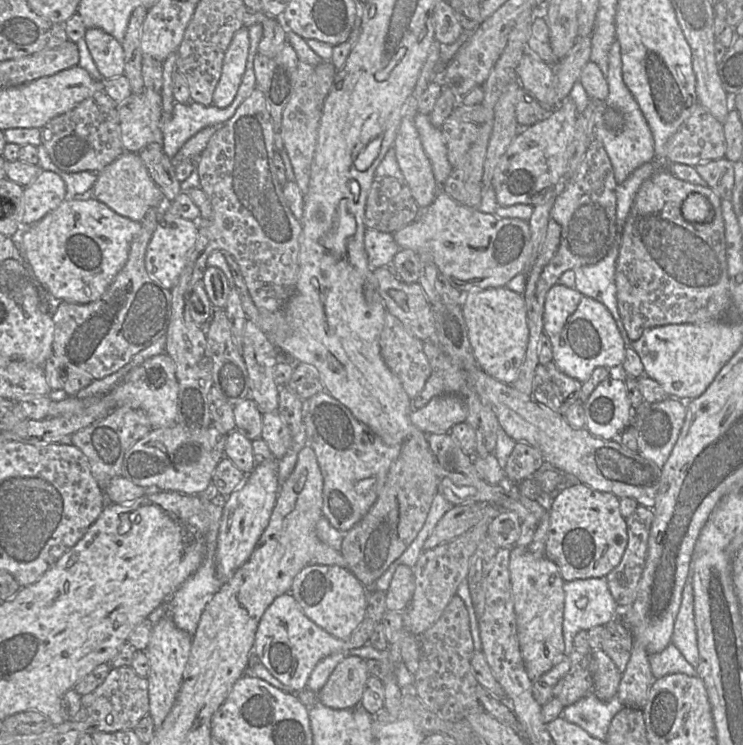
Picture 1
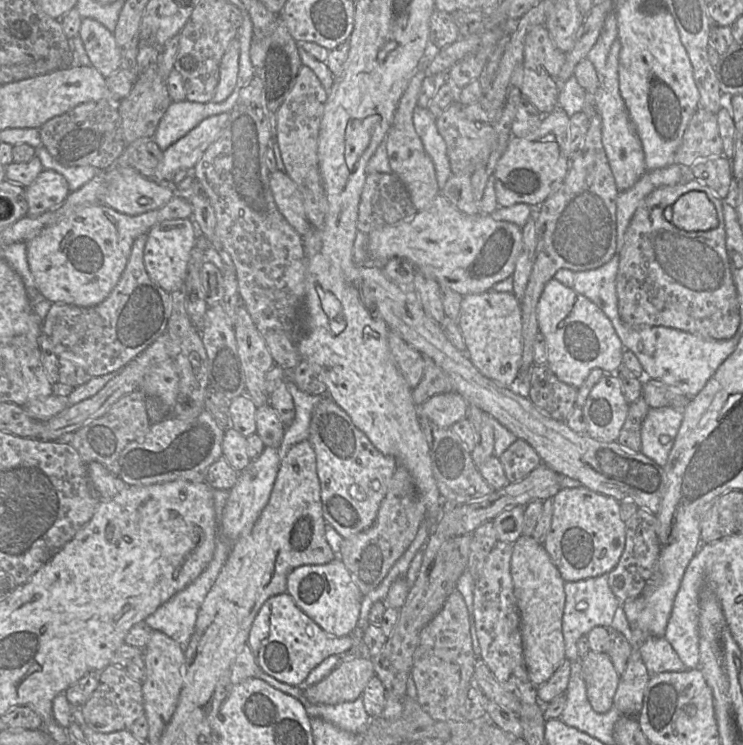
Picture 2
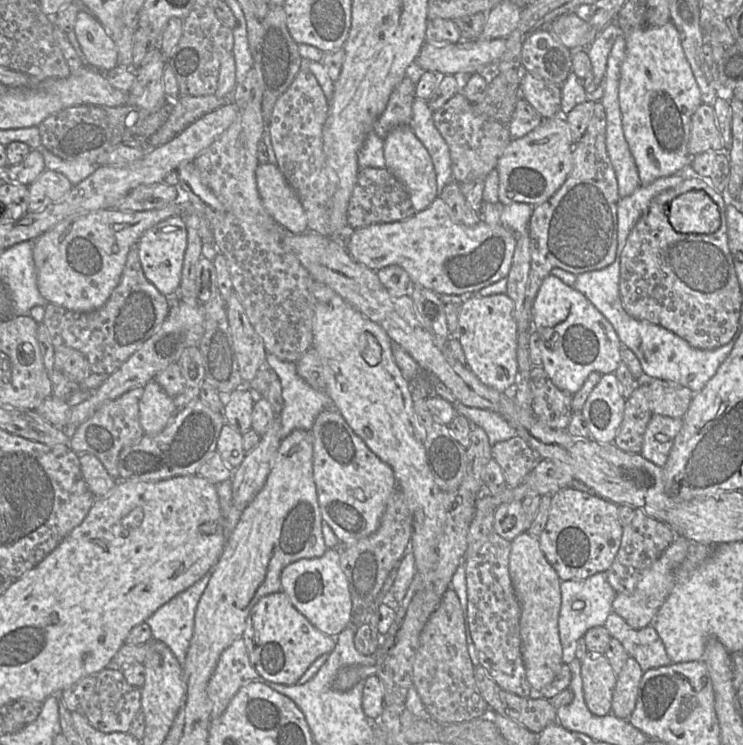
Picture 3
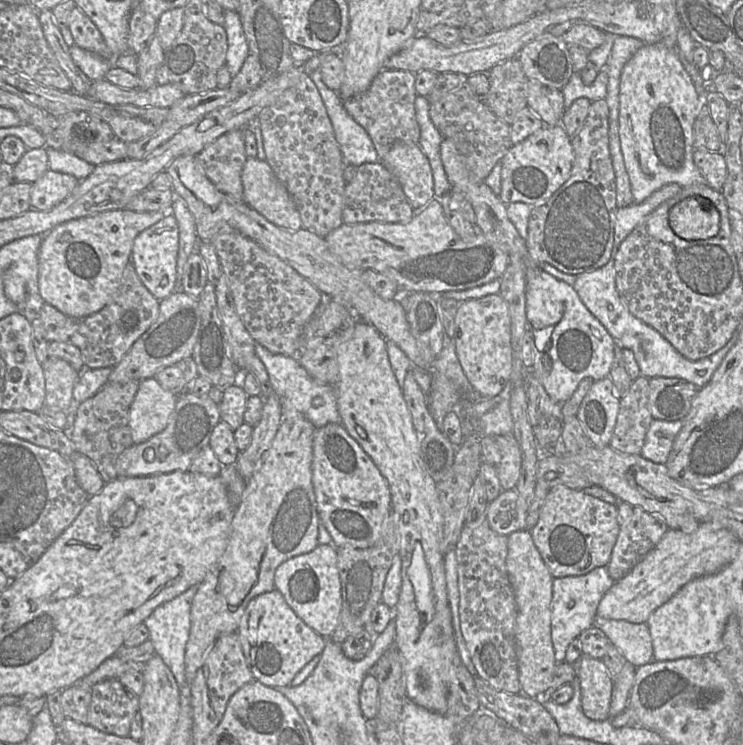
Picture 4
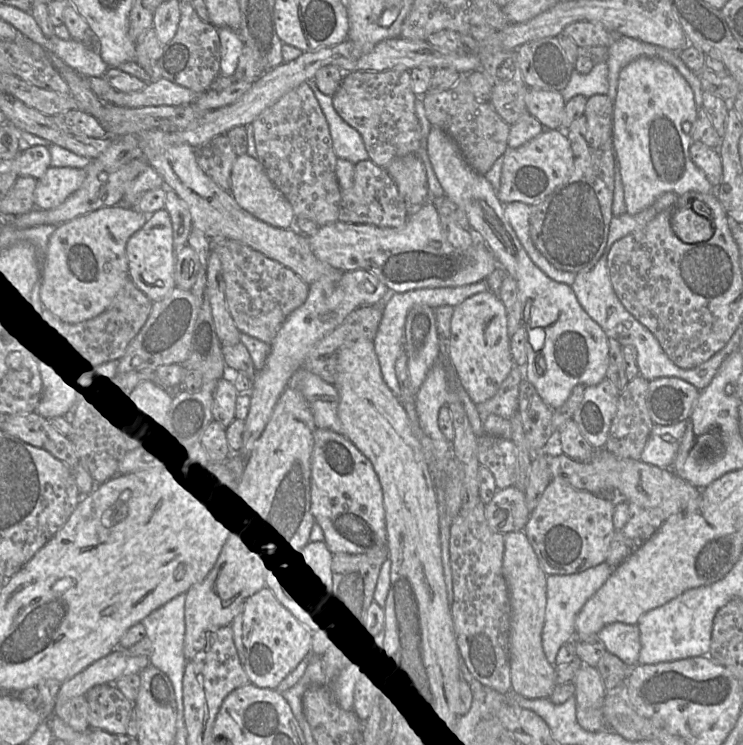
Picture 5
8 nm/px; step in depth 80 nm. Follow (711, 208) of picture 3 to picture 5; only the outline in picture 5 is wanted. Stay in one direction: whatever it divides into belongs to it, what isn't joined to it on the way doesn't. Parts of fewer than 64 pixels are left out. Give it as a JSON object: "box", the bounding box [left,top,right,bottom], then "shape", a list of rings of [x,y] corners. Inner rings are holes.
{"box":[671,201,714,243],"shape":[[[693,201],[692,204],[709,217],[700,216],[691,208],[676,209],[671,218],[672,230],[684,243],[707,241],[714,233],[710,210],[702,202]]]}

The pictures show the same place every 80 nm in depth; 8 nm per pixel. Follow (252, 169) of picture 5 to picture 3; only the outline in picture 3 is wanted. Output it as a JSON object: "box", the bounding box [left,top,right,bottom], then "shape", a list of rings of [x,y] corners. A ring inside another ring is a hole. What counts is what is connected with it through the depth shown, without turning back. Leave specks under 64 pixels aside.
{"box":[256,164,308,234],"shape":[[[259,164],[256,184],[267,213],[285,230],[301,234],[308,230],[303,206],[295,190],[275,164]]]}

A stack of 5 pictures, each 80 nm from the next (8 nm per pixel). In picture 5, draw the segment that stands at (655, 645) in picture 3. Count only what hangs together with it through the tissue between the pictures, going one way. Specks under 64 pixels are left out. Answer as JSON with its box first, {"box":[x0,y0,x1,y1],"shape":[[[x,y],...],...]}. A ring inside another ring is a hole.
{"box":[597,622,641,668],"shape":[[[613,622],[605,625],[597,634],[606,651],[619,657],[629,668],[638,664],[641,642],[636,624]]]}

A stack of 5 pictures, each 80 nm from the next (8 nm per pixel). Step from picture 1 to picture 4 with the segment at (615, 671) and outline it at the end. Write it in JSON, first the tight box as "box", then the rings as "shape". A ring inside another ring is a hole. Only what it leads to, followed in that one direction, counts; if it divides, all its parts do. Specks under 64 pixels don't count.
{"box":[577,655,614,720],"shape":[[[582,655],[577,663],[583,713],[592,720],[610,717],[614,680],[601,658]]]}

